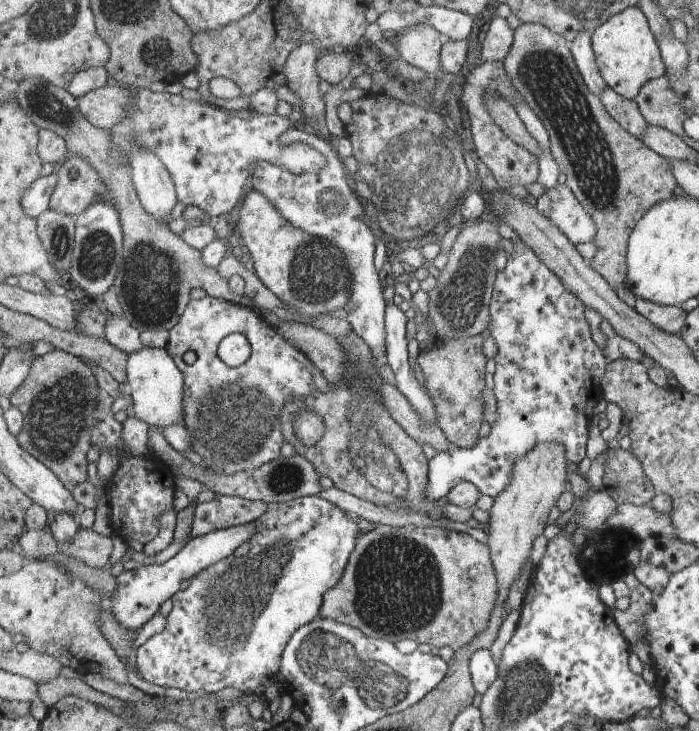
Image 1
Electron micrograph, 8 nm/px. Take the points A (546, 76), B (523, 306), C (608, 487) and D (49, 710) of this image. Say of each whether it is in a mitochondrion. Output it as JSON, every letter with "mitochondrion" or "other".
{"A":"mitochondrion","B":"other","C":"other","D":"other"}

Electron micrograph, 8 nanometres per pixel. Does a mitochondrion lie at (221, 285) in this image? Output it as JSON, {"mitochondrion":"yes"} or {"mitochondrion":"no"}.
{"mitochondrion":"no"}

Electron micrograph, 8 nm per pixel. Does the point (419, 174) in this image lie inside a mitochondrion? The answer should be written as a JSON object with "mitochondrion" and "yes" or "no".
{"mitochondrion":"yes"}

